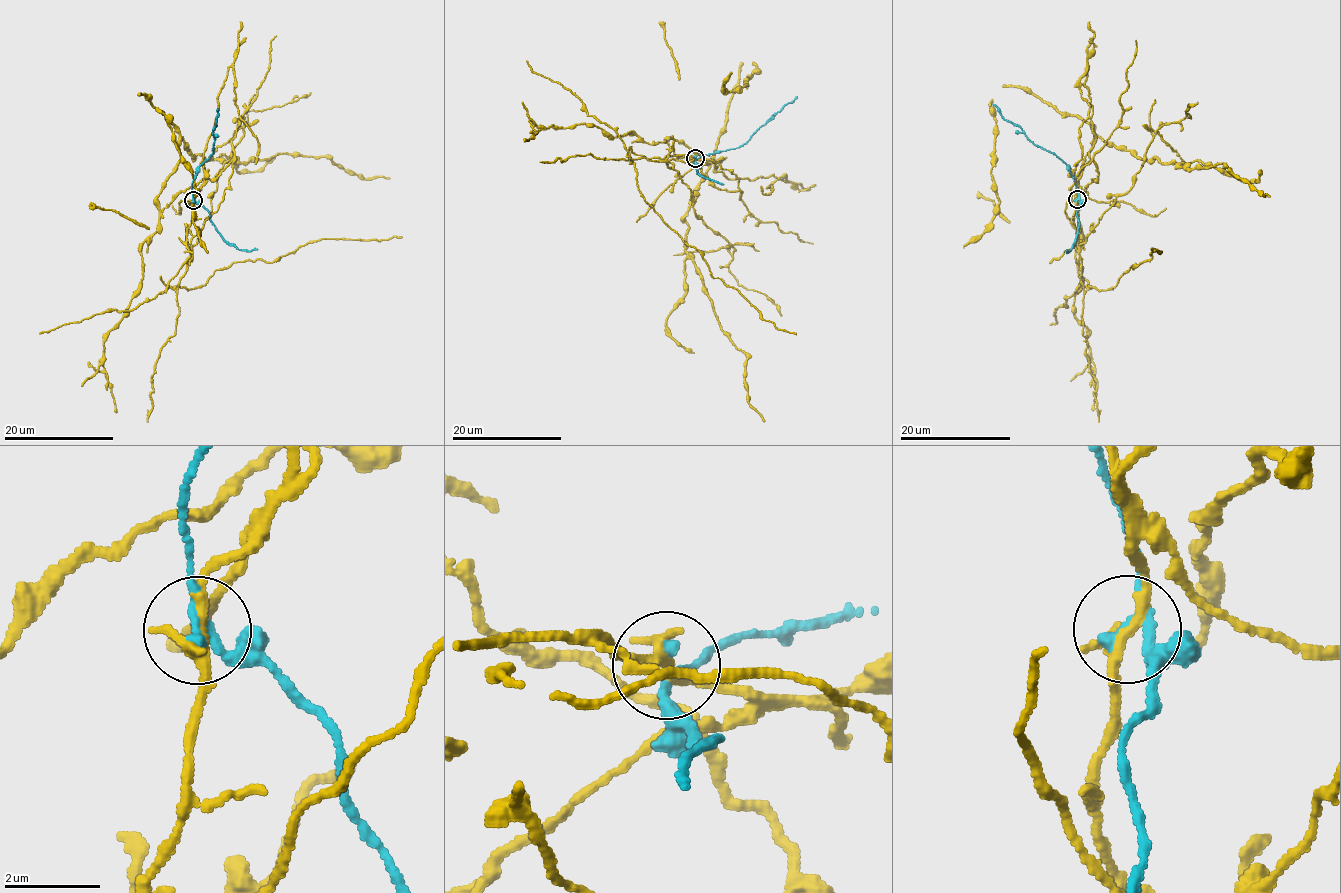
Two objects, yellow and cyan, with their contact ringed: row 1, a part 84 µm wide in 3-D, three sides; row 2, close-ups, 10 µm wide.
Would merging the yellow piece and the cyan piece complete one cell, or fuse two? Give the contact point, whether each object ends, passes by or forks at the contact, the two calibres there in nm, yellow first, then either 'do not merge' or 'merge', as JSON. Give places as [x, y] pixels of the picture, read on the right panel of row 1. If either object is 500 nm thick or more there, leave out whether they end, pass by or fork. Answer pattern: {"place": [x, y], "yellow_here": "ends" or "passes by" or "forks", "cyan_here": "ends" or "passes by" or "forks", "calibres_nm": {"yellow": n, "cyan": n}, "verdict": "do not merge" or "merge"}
{"place": [1077, 199], "yellow_here": "forks", "cyan_here": "passes by", "calibres_nm": {"yellow": 180, "cyan": 200}, "verdict": "do not merge"}

